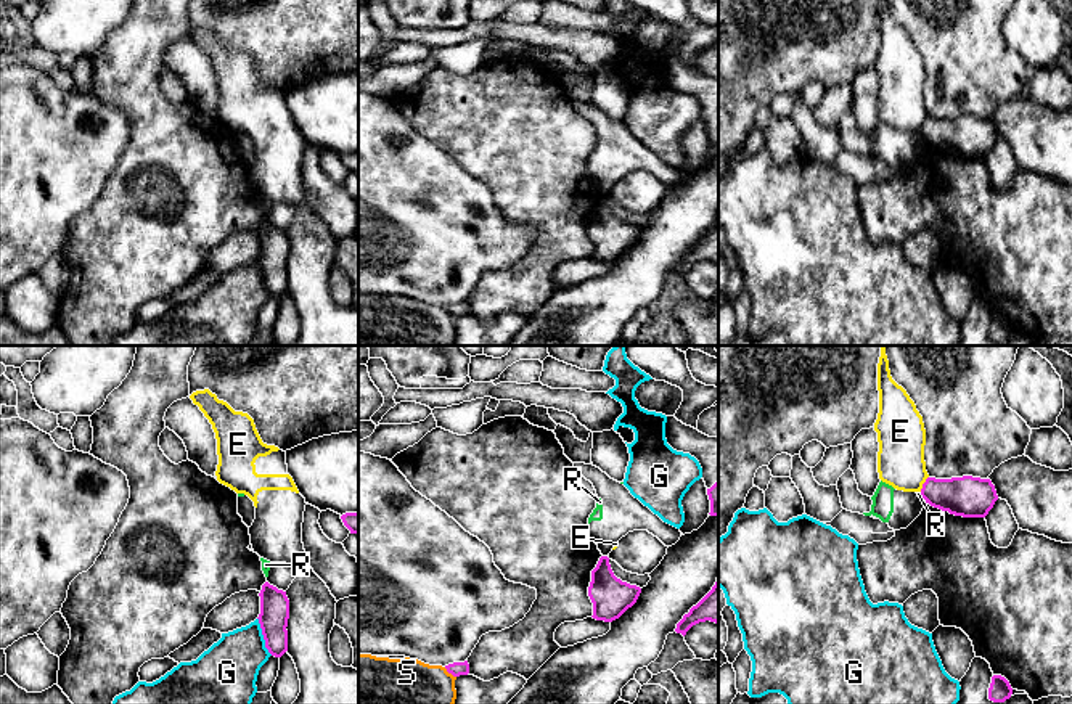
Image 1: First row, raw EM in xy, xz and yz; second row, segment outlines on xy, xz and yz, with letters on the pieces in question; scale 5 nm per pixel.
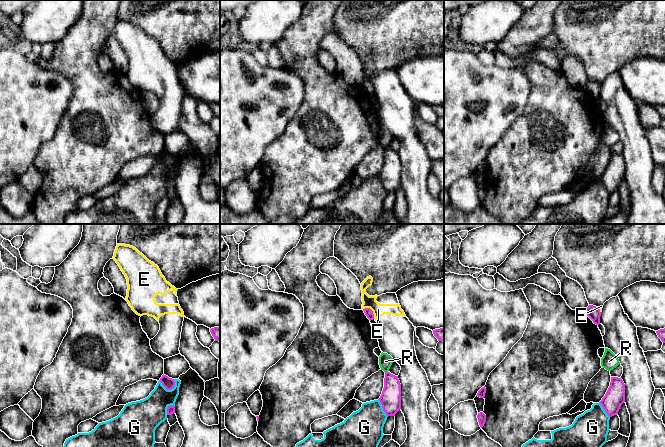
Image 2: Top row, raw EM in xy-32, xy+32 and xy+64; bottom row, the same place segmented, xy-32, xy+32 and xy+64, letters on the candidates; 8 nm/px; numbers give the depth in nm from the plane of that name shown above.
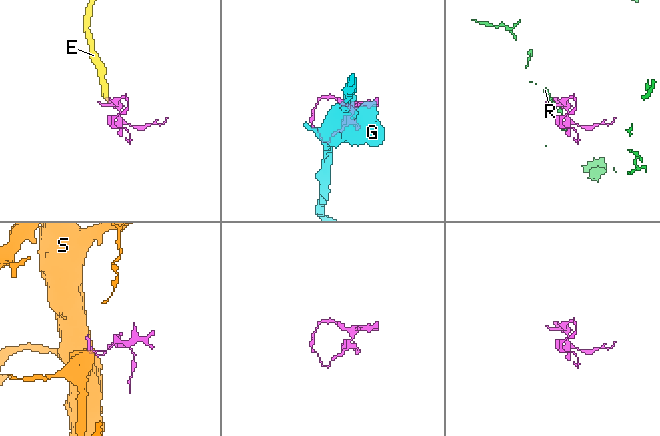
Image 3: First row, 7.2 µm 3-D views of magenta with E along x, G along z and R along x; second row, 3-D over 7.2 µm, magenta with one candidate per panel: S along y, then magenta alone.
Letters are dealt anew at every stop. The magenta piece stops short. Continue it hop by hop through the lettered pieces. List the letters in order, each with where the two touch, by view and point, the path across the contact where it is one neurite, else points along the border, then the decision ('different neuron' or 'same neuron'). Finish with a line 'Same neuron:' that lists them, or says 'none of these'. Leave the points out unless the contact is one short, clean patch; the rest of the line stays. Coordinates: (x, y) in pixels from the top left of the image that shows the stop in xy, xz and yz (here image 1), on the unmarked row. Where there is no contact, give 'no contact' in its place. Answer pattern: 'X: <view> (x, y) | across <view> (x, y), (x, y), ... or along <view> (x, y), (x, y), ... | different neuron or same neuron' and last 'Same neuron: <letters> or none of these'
E: yz (923, 124) | along yz (928, 116), (918, 132) | different neuron
G: xy (264, 277) | different neuron
R: yz (923, 137) | different neuron
S: xz (450, 312) | different neuron
Same neuron: none of these

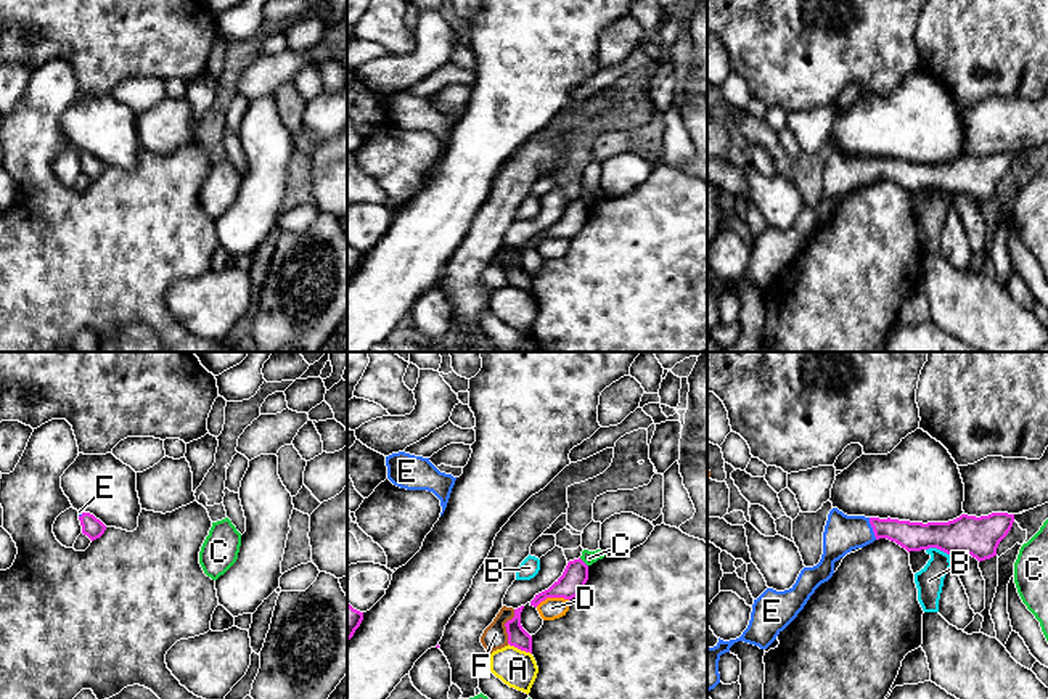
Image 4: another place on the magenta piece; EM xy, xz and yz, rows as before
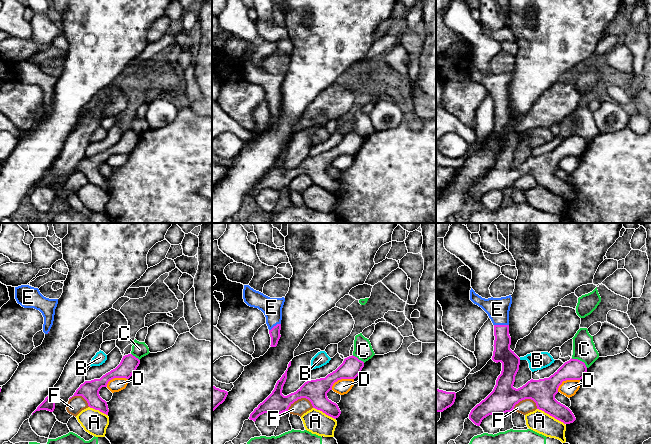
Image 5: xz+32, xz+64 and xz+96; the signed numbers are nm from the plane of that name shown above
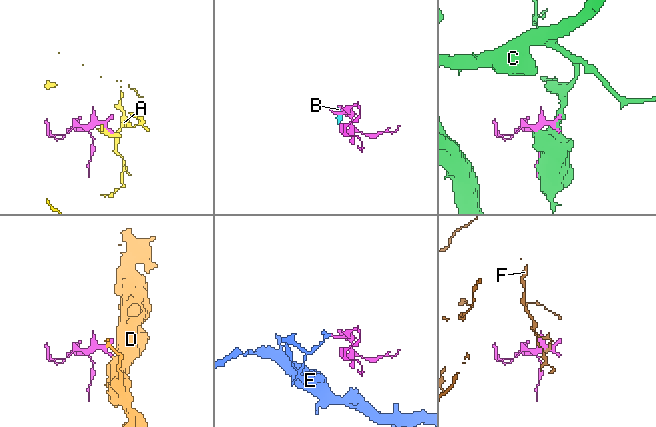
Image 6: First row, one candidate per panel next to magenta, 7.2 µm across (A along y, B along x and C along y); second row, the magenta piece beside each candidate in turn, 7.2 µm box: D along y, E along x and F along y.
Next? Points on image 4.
A: xz (519, 288) | different neuron
B: yz (939, 188) | along yz (926, 188), (939, 188), (950, 195) | different neuron
C: xz (584, 203) | different neuron
D: xz (552, 237) | along xz (569, 240), (545, 238), (536, 246) | different neuron
E: yz (873, 169) | across yz (912, 175), (892, 169), (873, 169), (843, 174) | same neuron
F: xz (505, 265) | along xz (515, 249), (515, 254), (505, 264), (507, 283) | different neuron
Same neuron: E

